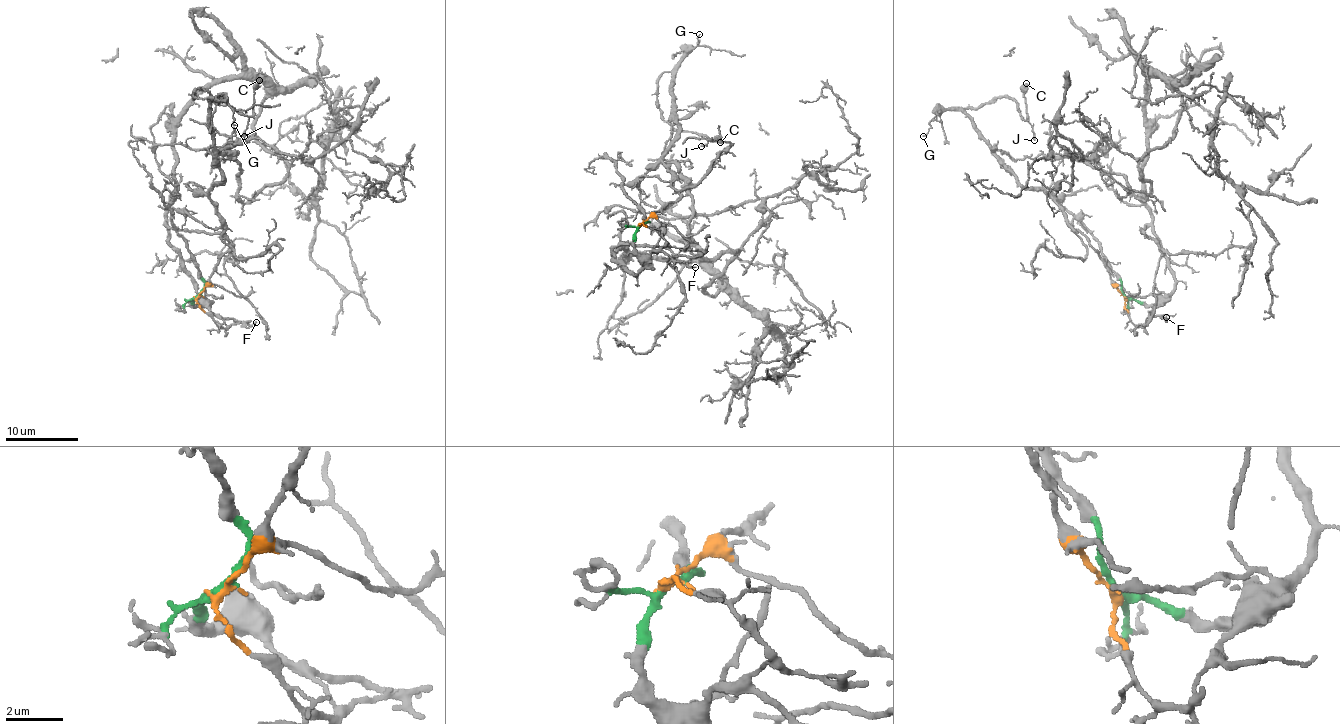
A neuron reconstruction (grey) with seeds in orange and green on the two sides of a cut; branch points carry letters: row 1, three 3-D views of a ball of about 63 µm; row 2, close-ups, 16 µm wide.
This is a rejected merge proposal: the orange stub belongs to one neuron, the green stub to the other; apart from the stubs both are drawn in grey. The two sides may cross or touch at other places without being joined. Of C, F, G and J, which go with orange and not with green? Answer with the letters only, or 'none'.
C, G, J

